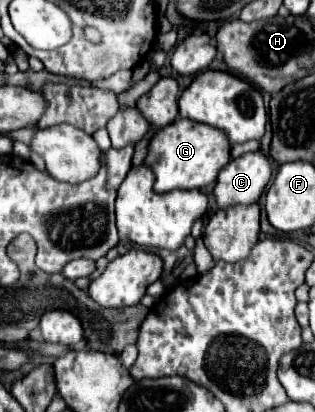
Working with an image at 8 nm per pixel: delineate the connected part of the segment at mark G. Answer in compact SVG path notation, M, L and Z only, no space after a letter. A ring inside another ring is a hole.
M176 118L166 128L158 130L148 144L144 164L154 172L154 192L166 194L172 190L194 190L212 184L218 172L230 162L230 144L224 132L194 120Z

